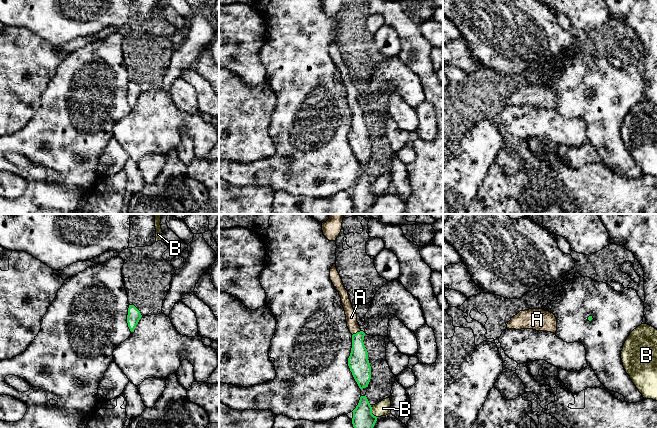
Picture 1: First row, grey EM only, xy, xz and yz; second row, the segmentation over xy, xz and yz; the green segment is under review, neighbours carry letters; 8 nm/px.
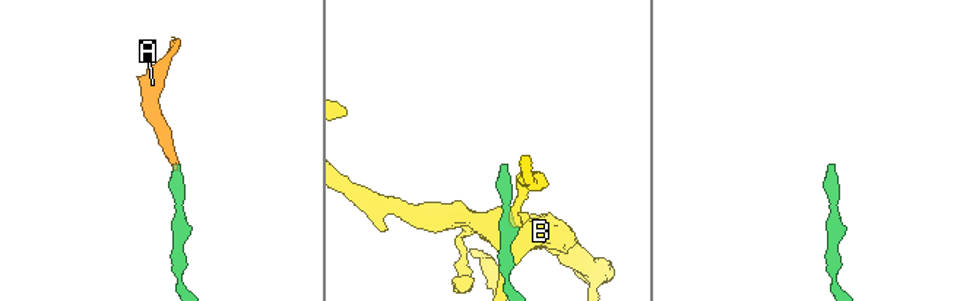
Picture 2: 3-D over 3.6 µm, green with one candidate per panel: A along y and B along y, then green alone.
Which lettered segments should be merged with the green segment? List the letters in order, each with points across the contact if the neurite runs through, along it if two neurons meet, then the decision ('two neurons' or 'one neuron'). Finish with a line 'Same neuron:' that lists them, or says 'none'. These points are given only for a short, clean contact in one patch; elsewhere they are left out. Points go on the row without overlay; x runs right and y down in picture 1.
A: across xz (358, 138), (357, 108), (352, 101), (351, 93) | one neuron
B: two neurons
Same neuron: A

